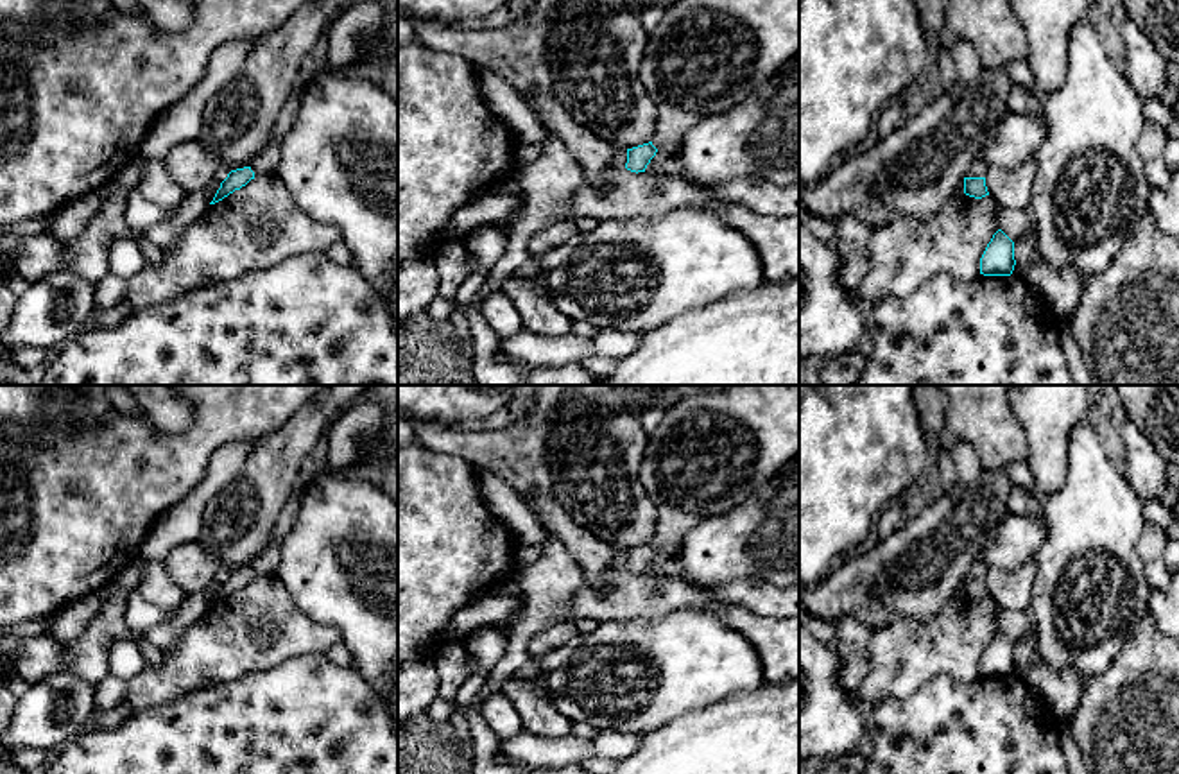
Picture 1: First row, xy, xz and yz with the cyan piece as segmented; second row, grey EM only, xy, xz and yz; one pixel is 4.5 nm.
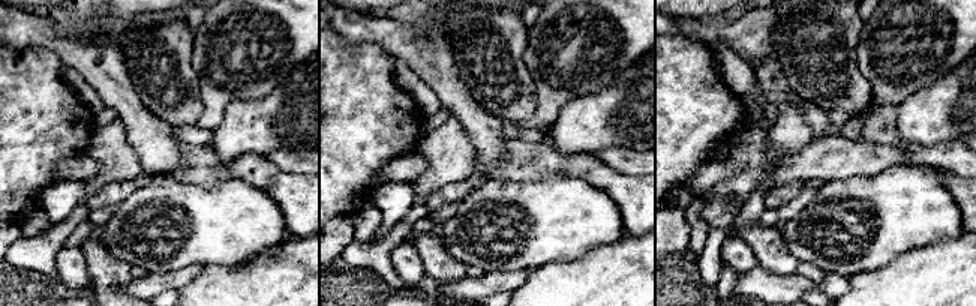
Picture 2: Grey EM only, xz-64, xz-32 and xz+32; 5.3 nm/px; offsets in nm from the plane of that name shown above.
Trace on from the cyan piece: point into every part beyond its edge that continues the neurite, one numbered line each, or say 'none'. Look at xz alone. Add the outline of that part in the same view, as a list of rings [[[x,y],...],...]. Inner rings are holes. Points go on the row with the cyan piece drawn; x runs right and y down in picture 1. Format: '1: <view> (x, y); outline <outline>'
1: xz (705, 58); outline [[[674,0],[647,36],[640,79],[658,106],[652,145],[668,149],[699,122],[731,111],[799,54],[799,0]]]

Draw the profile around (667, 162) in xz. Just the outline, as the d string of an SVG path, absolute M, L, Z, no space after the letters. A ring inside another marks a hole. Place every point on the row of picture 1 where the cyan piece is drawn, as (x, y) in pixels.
M683 140L668 149L659 149L650 159L652 172L659 176L683 177Z

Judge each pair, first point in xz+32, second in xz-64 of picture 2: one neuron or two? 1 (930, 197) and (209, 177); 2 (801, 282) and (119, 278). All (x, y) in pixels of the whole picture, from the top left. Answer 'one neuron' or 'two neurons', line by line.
1: two neurons
2: two neurons

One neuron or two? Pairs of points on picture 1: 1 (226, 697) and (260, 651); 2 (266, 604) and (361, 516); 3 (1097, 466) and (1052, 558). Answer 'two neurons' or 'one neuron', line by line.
1: two neurons
2: two neurons
3: one neuron

